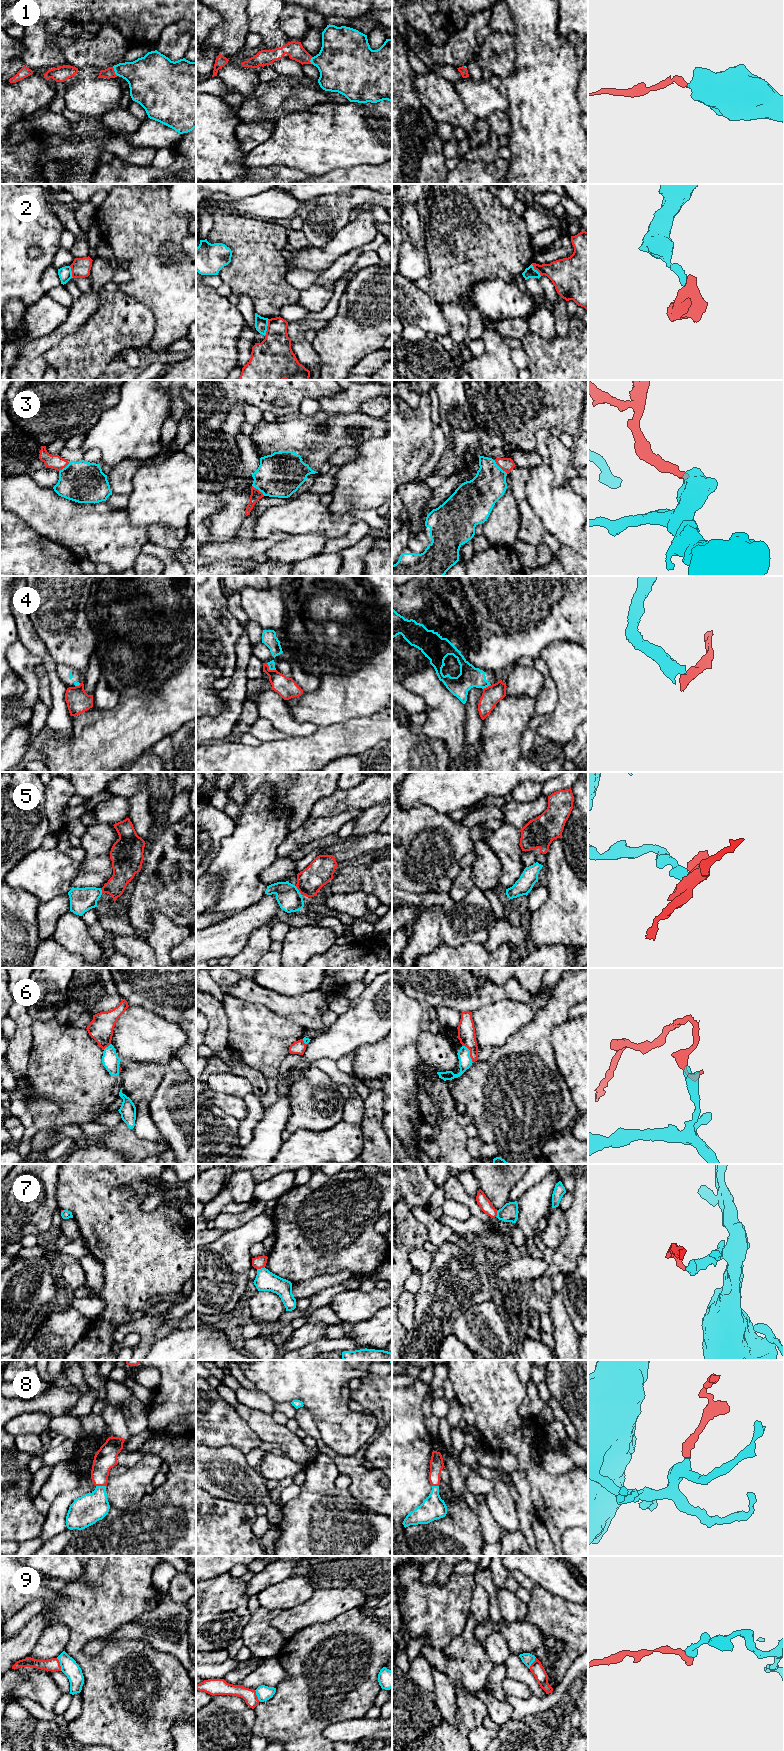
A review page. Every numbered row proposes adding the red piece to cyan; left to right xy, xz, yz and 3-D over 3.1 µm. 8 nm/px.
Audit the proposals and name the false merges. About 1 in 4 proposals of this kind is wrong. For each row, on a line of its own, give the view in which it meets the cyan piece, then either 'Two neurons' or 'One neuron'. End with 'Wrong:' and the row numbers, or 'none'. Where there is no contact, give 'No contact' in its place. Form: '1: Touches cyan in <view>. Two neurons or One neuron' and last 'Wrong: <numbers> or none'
1: Touches cyan in xy. One neuron
2: Touches cyan in xz. Two neurons
3: Touches cyan in yz. One neuron
4: Touches cyan in xz. Two neurons
5: Touches cyan in xz. Two neurons
6: Touches cyan in yz. Two neurons
7: Touches cyan in xz. One neuron
8: Touches cyan in xy. One neuron
9: Touches cyan in xy. Two neurons
Wrong: 2, 4, 5, 6, 9

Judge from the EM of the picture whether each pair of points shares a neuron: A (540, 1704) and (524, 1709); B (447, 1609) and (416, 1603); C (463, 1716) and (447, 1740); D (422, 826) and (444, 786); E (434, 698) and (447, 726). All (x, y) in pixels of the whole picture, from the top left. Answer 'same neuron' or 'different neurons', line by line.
A: same neuron
B: same neuron
C: same neuron
D: different neurons
E: same neuron

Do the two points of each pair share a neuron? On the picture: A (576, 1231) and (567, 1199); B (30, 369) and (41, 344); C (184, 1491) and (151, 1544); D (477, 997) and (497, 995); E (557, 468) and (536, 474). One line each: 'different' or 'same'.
A: different
B: different
C: same
D: same
E: different

